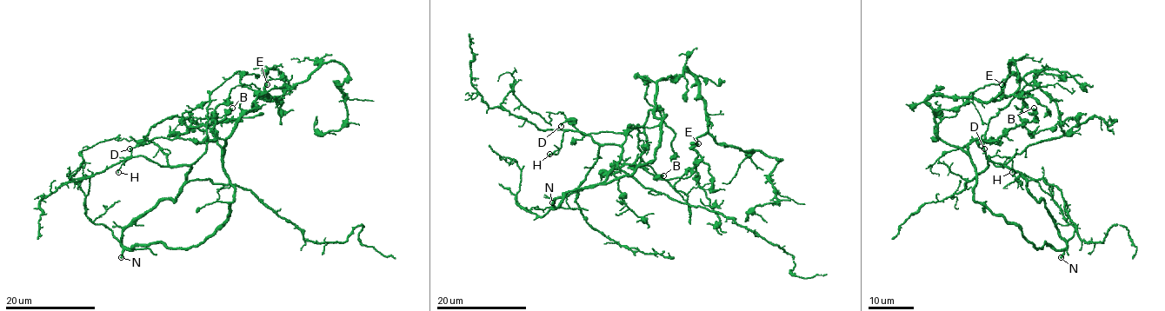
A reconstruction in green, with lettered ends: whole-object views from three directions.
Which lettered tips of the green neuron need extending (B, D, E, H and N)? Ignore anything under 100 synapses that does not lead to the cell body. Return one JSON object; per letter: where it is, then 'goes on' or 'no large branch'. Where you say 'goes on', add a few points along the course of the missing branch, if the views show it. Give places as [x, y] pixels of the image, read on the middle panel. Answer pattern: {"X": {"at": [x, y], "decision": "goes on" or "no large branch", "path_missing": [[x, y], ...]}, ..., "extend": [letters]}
{"B": {"at": [663, 175], "decision": "no large branch"}, "D": {"at": [561, 126], "decision": "no large branch"}, "E": {"at": [698, 143], "decision": "no large branch"}, "H": {"at": [549, 154], "decision": "no large branch"}, "N": {"at": [552, 202], "decision": "goes on"}, "extend": ["N"]}

